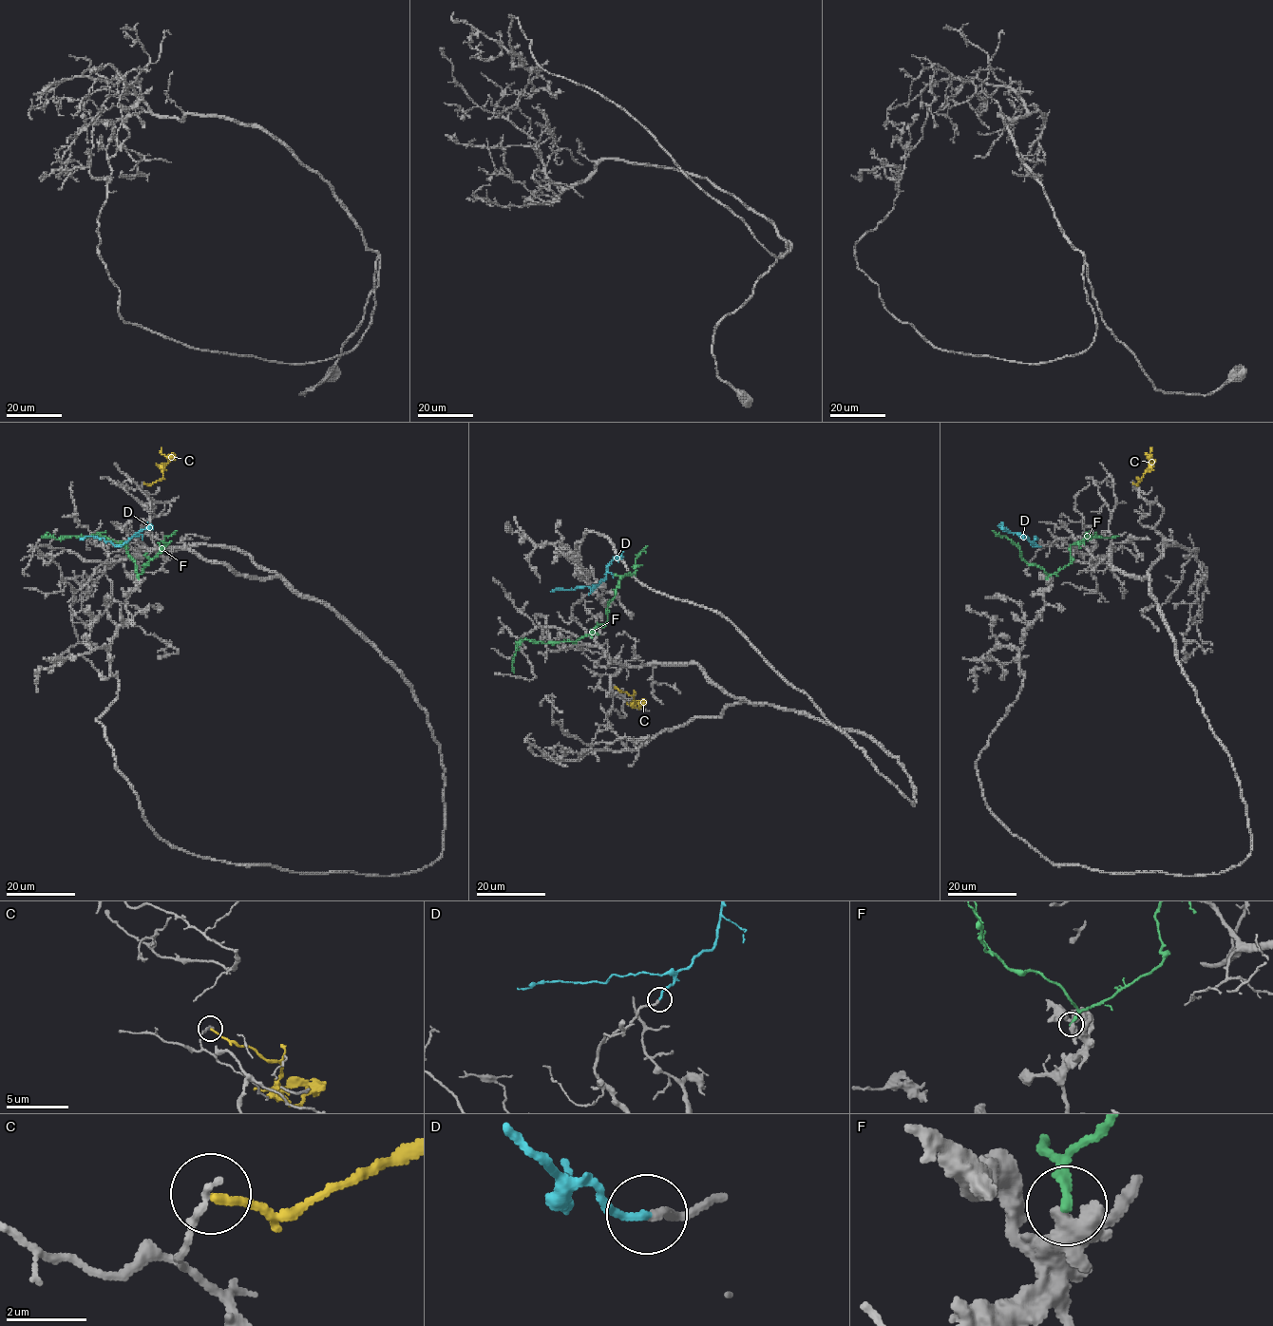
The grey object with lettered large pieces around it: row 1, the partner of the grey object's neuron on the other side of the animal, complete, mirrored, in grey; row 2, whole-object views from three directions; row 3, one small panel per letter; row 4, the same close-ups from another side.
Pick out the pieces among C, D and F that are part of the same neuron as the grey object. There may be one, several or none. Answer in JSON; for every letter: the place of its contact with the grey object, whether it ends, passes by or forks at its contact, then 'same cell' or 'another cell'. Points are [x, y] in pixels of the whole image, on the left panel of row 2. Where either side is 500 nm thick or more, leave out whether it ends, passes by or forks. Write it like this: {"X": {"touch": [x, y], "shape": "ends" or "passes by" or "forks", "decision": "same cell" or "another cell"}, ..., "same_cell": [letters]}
{"C": {"touch": [143, 483], "shape": "ends", "decision": "another cell"}, "D": {"touch": [119, 546], "shape": "ends", "decision": "same cell"}, "F": {"touch": [139, 579], "shape": "ends", "decision": "another cell"}, "same_cell": ["D"]}

